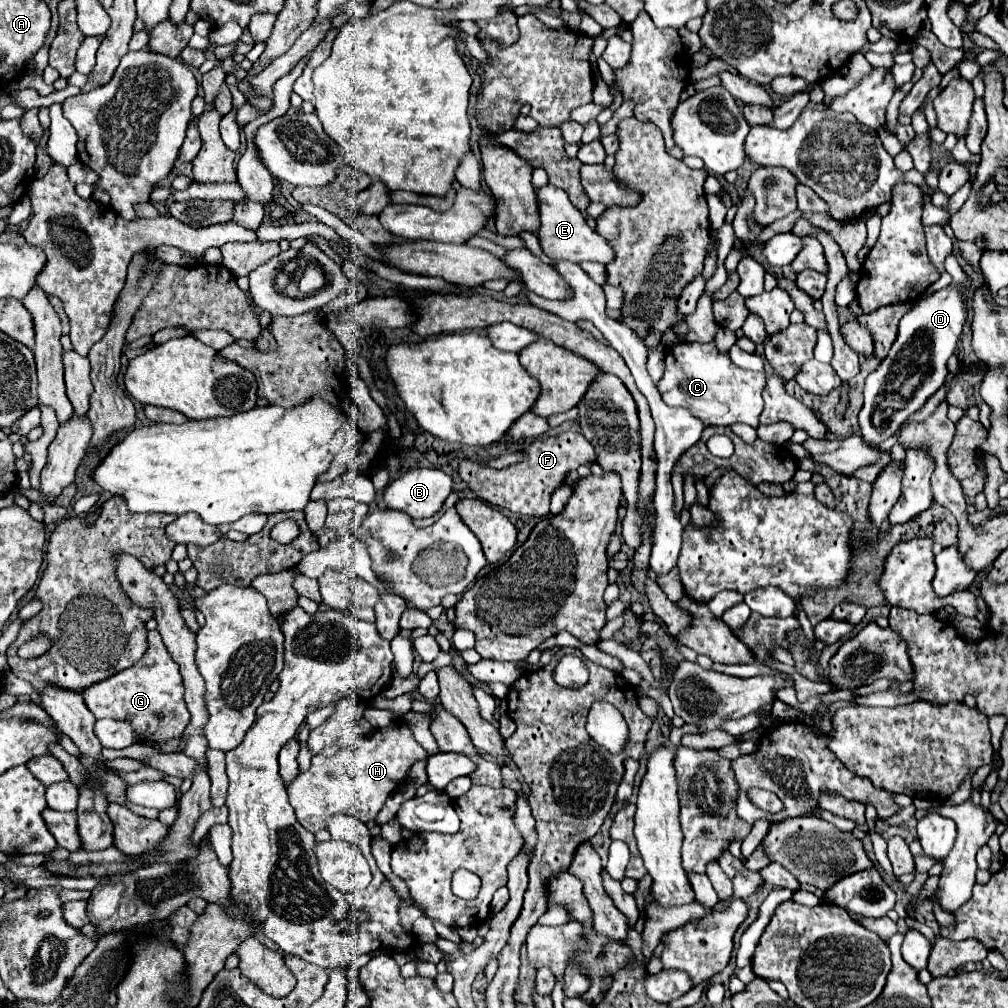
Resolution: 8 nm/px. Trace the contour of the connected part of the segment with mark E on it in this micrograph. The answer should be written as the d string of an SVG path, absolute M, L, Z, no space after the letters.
M541 186L535 188L537 194L537 204L539 204L539 214L541 214L541 226L539 226L539 242L543 252L551 258L551 260L571 260L571 262L585 262L585 260L593 260L593 262L601 262L607 264L613 260L613 250L611 246L595 232L587 226L583 214L571 204L567 192L563 192L557 186Z

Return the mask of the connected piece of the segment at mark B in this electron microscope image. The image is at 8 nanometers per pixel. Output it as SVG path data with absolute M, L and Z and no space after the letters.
M417 468L417 470L409 470L409 472L401 474L399 478L391 480L387 484L387 488L383 490L383 500L385 500L387 508L405 512L411 518L429 518L429 516L433 516L441 508L441 504L449 496L451 488L453 488L453 480L443 470L437 470L437 468Z

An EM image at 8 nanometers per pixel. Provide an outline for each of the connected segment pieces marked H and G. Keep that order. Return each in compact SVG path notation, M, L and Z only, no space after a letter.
M395 722L383 730L377 730L371 738L355 740L341 748L337 756L315 756L311 768L299 774L289 786L289 804L295 808L297 820L315 833L327 828L327 820L337 814L347 814L363 824L377 820L387 796L397 791L407 780L407 770L413 762L425 760L425 748L413 738L411 730L403 722Z
M149 632L147 640L149 648L139 660L139 664L111 676L109 680L103 680L103 684L87 688L87 692L83 692L83 698L95 718L113 718L129 722L135 730L139 744L179 740L183 736L183 730L187 728L187 722L191 720L191 714L183 700L183 676L179 672L179 664L169 654L159 632Z

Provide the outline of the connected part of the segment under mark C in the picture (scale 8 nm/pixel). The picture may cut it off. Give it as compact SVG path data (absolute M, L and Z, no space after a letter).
M677 344L667 350L673 356L673 364L665 364L665 374L659 382L659 392L667 406L691 408L707 426L729 426L733 422L745 422L753 428L759 426L759 414L763 408L763 372L751 372L735 366L727 354L721 354L715 344Z

